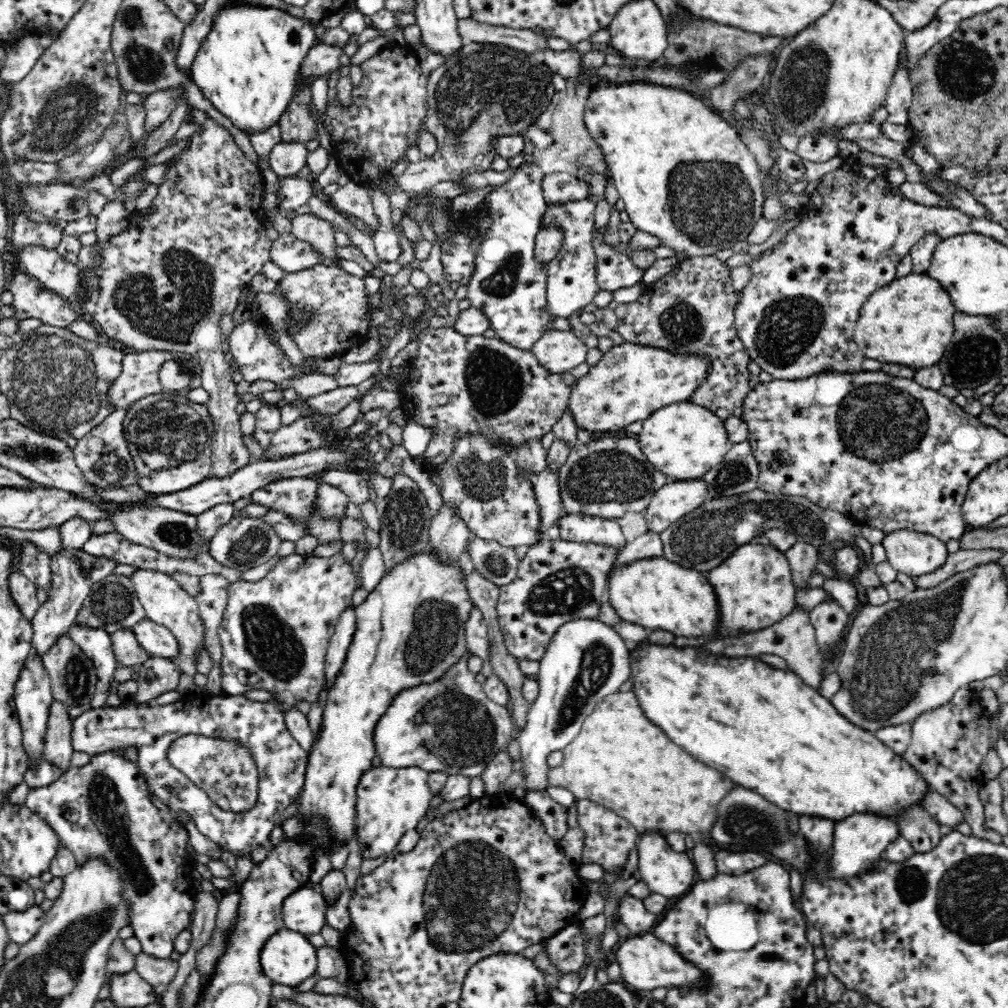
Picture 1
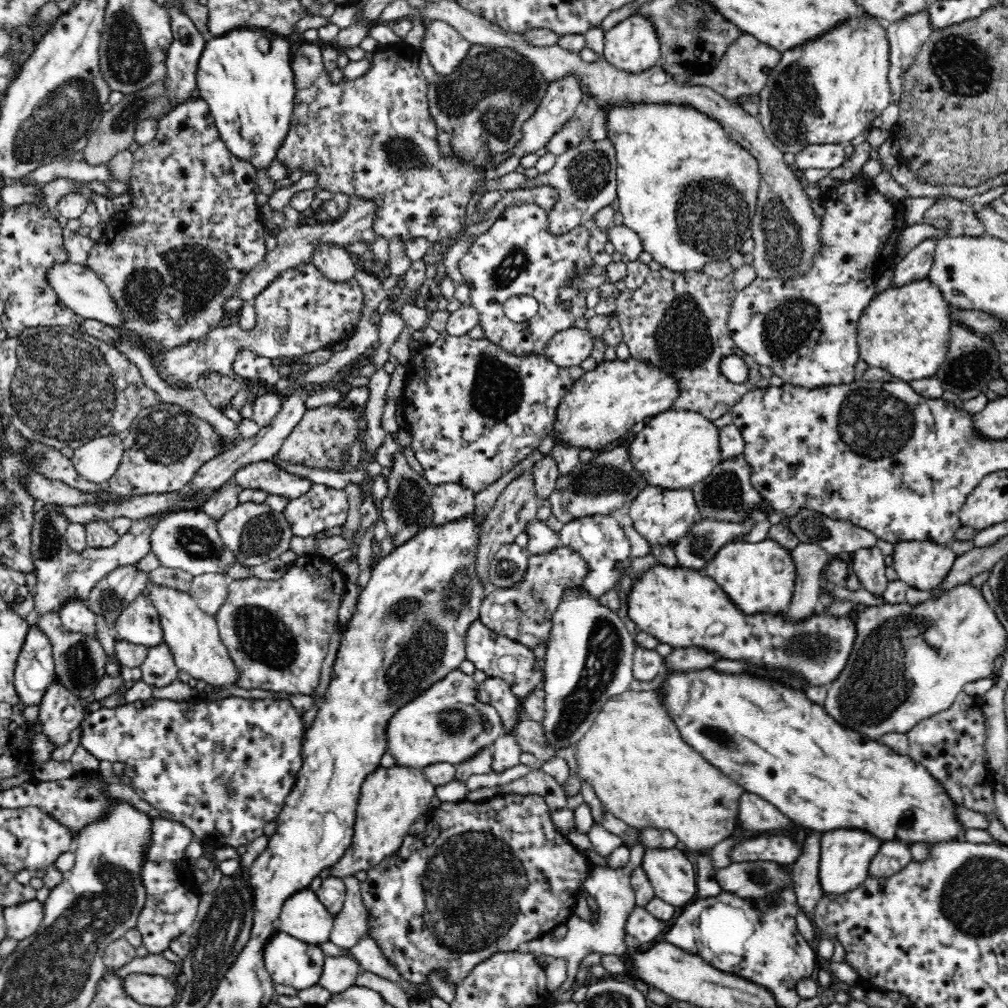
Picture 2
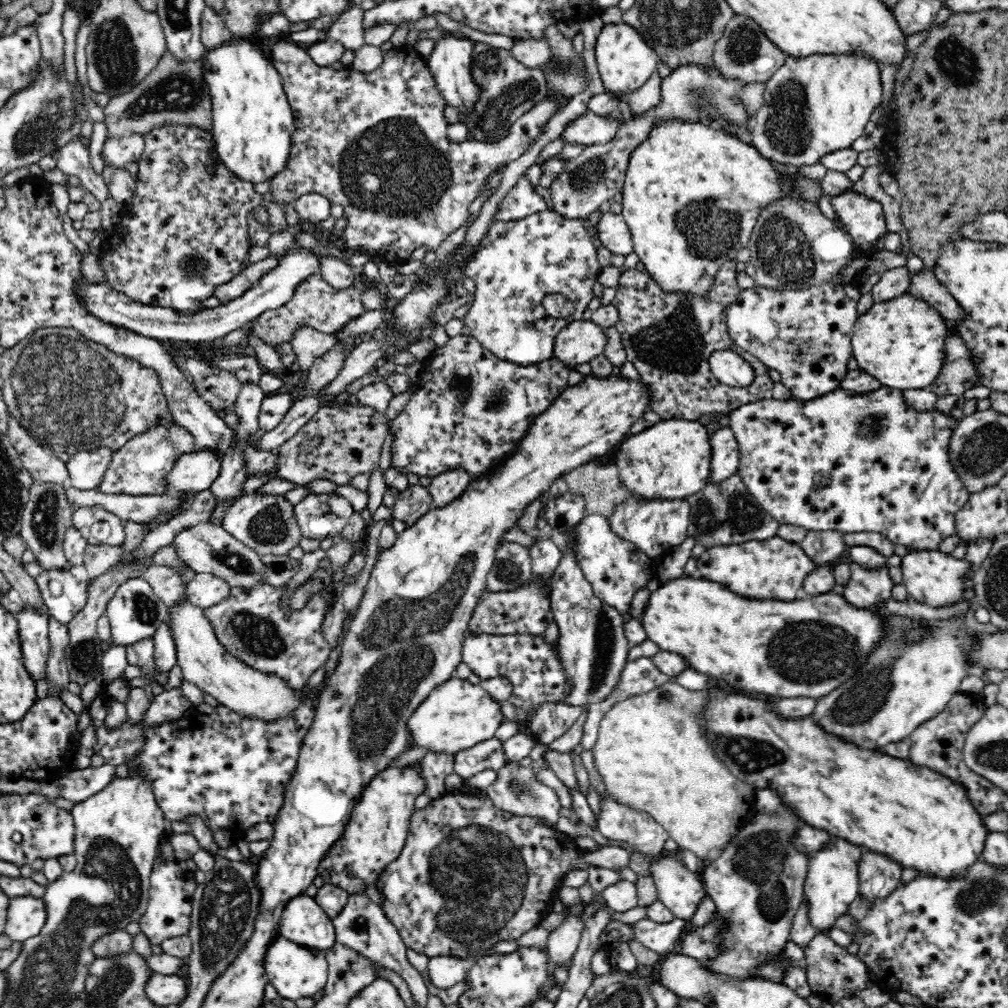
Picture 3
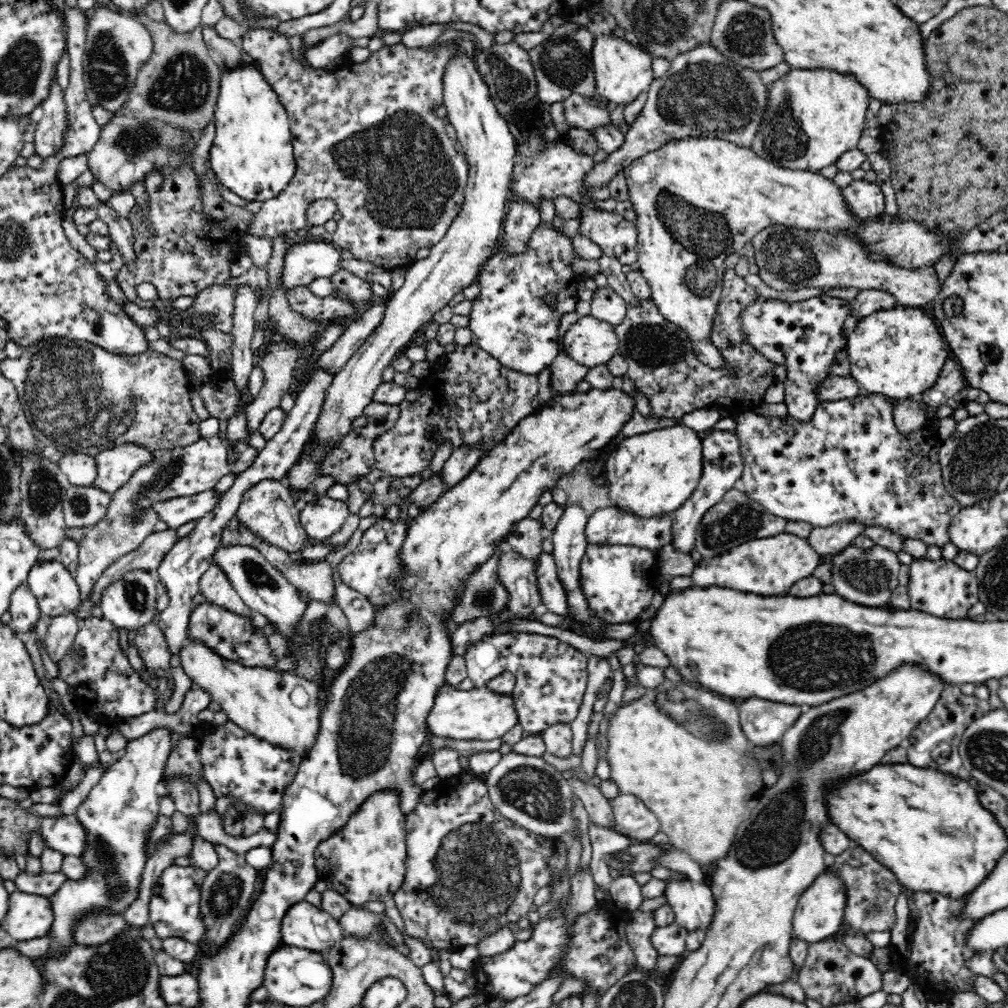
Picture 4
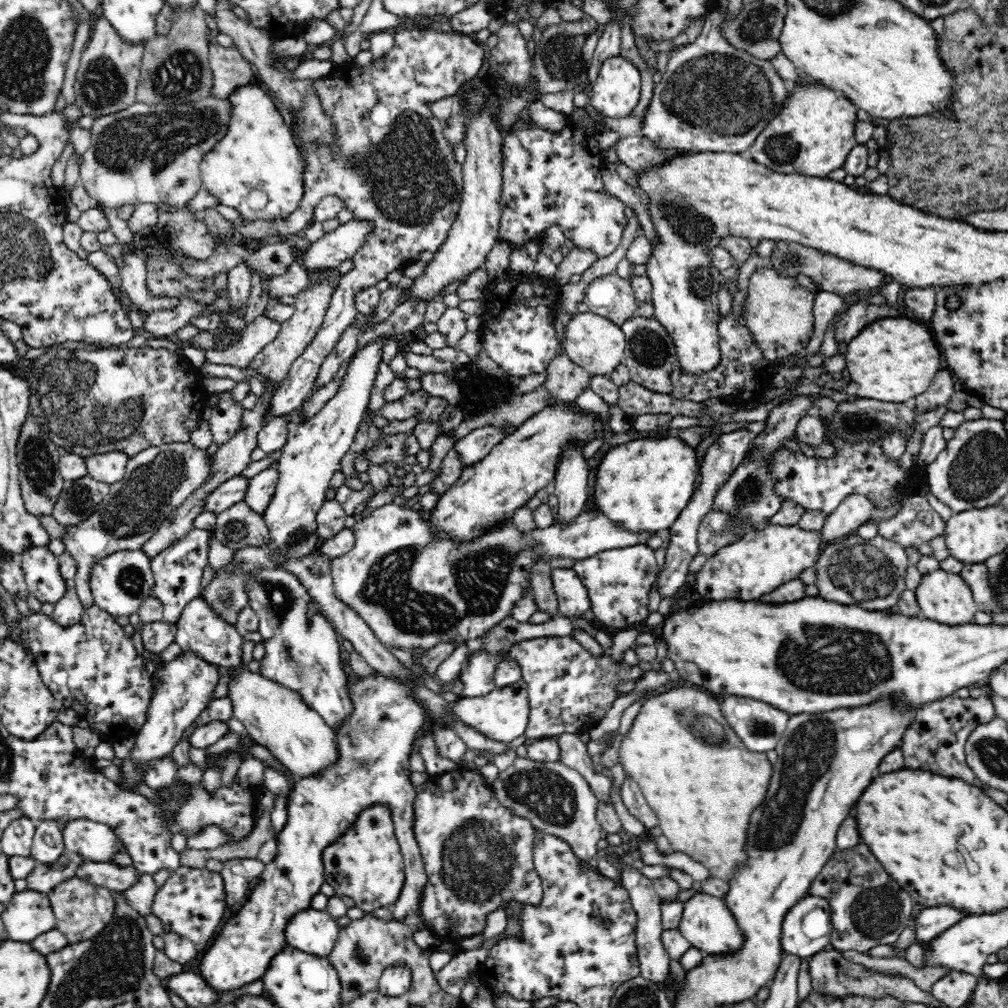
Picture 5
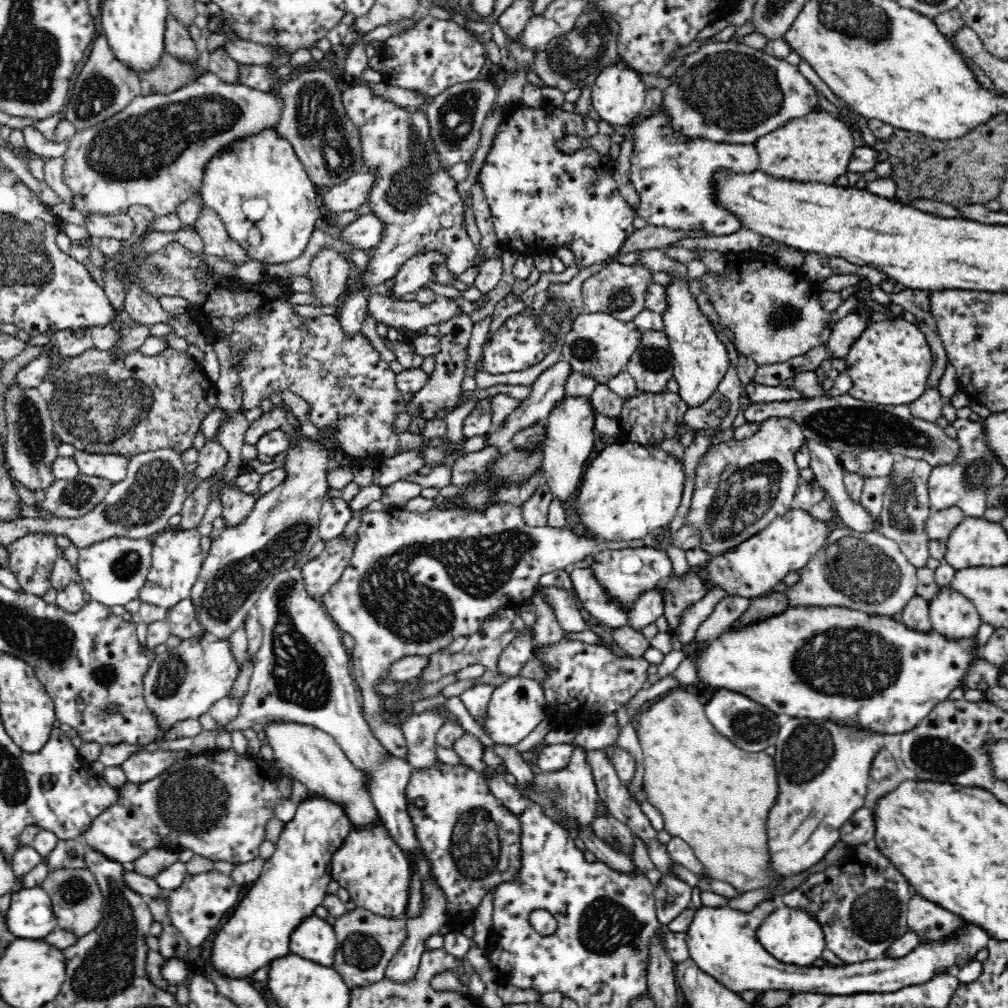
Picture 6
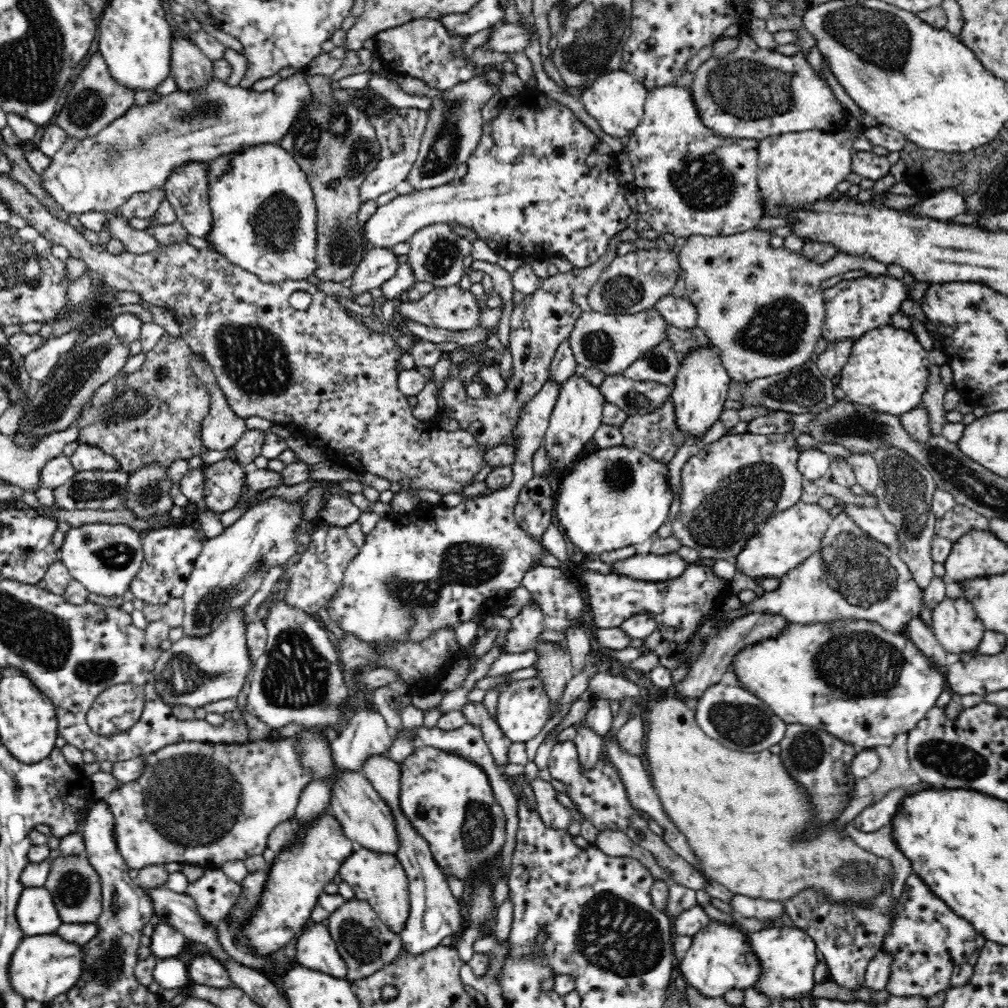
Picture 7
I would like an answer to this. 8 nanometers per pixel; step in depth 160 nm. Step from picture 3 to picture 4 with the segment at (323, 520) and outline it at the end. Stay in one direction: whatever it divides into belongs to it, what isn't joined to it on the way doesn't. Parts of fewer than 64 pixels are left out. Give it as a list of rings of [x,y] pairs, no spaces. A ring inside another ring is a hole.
[[[329,497],[320,498],[306,504],[306,508],[301,510],[300,521],[307,536],[324,541],[342,530],[349,516],[348,510],[344,502]]]

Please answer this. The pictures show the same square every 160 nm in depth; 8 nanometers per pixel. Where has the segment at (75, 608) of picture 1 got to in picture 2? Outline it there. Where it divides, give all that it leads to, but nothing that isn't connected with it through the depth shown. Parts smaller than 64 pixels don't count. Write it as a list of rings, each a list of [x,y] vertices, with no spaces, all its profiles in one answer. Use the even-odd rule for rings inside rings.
[[[38,501],[34,510],[34,523],[31,531],[30,551],[34,561],[34,572],[37,575],[35,589],[35,608],[24,617],[27,624],[38,625],[38,614],[44,612],[58,612],[69,599],[87,600],[94,585],[104,574],[118,566],[134,564],[144,558],[151,550],[150,536],[154,534],[156,526],[162,518],[169,514],[186,511],[184,507],[169,507],[162,512],[148,514],[145,518],[137,519],[126,534],[119,536],[119,540],[106,548],[86,547],[82,552],[74,552],[67,543],[66,532],[72,521],[59,512],[58,506]]]

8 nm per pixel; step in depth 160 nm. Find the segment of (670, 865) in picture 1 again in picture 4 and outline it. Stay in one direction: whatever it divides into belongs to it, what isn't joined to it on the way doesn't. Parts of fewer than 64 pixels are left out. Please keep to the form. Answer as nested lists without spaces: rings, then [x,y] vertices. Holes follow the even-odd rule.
[[[672,881],[664,891],[667,904],[675,914],[675,923],[688,933],[706,931],[715,913],[715,900],[711,885],[706,882]]]

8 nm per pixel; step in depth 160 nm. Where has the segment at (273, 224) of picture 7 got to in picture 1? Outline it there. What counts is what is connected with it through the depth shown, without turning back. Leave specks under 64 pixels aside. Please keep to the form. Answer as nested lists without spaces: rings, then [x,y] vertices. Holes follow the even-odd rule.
[[[228,6],[224,8],[214,30],[202,42],[191,65],[191,80],[200,88],[204,98],[228,119],[238,131],[249,138],[278,126],[292,101],[302,62],[308,52],[319,42],[318,24],[299,20],[284,10],[257,8],[256,6]]]

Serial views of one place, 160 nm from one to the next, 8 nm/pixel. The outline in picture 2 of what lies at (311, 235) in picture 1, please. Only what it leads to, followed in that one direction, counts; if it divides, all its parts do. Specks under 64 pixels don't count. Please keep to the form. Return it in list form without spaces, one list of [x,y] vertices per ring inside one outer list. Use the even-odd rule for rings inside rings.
[[[320,245],[311,264],[332,282],[348,282],[356,276],[355,257],[346,249],[334,245]]]

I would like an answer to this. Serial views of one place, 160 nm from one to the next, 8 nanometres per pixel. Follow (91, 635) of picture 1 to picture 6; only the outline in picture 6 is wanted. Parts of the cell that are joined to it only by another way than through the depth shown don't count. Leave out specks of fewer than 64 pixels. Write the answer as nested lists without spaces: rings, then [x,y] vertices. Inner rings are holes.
[[[31,533],[6,546],[8,566],[21,588],[42,597],[50,588],[50,574],[60,549],[52,533]]]

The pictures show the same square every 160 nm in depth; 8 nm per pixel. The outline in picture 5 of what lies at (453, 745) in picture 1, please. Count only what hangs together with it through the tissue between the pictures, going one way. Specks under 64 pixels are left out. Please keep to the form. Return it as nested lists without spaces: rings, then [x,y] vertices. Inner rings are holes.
[[[520,678],[513,685],[495,688],[481,697],[461,697],[452,704],[453,713],[463,722],[471,726],[478,733],[486,736],[490,741],[512,743],[515,739],[526,734],[529,714],[529,692],[526,682]]]

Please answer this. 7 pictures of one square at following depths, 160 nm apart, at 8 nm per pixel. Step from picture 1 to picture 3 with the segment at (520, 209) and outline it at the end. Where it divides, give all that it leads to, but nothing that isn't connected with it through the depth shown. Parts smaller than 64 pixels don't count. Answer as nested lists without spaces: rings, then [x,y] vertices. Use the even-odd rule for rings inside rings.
[[[549,210],[531,214],[517,221],[495,221],[489,225],[485,237],[476,247],[473,260],[460,274],[466,281],[473,281],[475,291],[463,326],[468,326],[470,334],[499,359],[514,361],[519,365],[535,365],[554,357],[555,340],[558,333],[574,320],[582,320],[582,313],[592,300],[592,286],[598,281],[601,265],[598,261],[596,247],[584,229],[583,219],[564,218]],[[546,294],[562,294],[574,303],[571,318],[555,319],[542,306]]]

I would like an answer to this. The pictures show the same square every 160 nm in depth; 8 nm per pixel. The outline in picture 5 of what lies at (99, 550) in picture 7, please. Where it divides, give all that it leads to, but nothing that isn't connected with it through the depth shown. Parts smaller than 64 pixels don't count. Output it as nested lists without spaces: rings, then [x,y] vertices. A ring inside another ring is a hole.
[[[141,549],[138,550],[116,550],[112,554],[106,554],[104,558],[96,560],[90,570],[90,580],[88,582],[91,588],[94,603],[100,609],[115,616],[130,616],[132,612],[137,612],[139,607],[151,598],[152,586],[154,586],[154,577],[151,569],[151,560],[149,556]]]

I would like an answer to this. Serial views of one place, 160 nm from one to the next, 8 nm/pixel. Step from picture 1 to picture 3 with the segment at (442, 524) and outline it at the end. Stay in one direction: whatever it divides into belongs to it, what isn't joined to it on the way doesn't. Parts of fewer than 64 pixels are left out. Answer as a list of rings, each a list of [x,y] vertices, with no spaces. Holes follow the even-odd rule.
[[[462,468],[438,474],[432,478],[432,484],[428,488],[433,497],[433,505],[436,507],[447,506],[466,491],[471,480],[471,475]]]

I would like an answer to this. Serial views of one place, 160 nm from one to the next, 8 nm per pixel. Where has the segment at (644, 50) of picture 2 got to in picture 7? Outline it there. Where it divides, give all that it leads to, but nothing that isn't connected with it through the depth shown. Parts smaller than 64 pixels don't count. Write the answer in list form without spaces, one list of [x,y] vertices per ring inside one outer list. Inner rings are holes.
[[[622,69],[615,70],[594,78],[590,83],[583,83],[577,90],[579,93],[574,96],[608,136],[621,139],[623,136],[630,136],[640,126],[644,116],[645,98],[649,91],[632,74]]]

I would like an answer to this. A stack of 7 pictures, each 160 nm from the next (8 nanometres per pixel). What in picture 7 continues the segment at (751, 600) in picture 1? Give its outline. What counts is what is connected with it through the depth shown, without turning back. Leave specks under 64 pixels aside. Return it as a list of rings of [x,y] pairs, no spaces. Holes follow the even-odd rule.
[[[800,500],[790,508],[770,518],[760,528],[758,535],[746,542],[738,556],[734,557],[735,568],[752,578],[777,578],[803,563],[819,550],[820,542],[833,522],[834,513],[819,503],[804,503]]]

